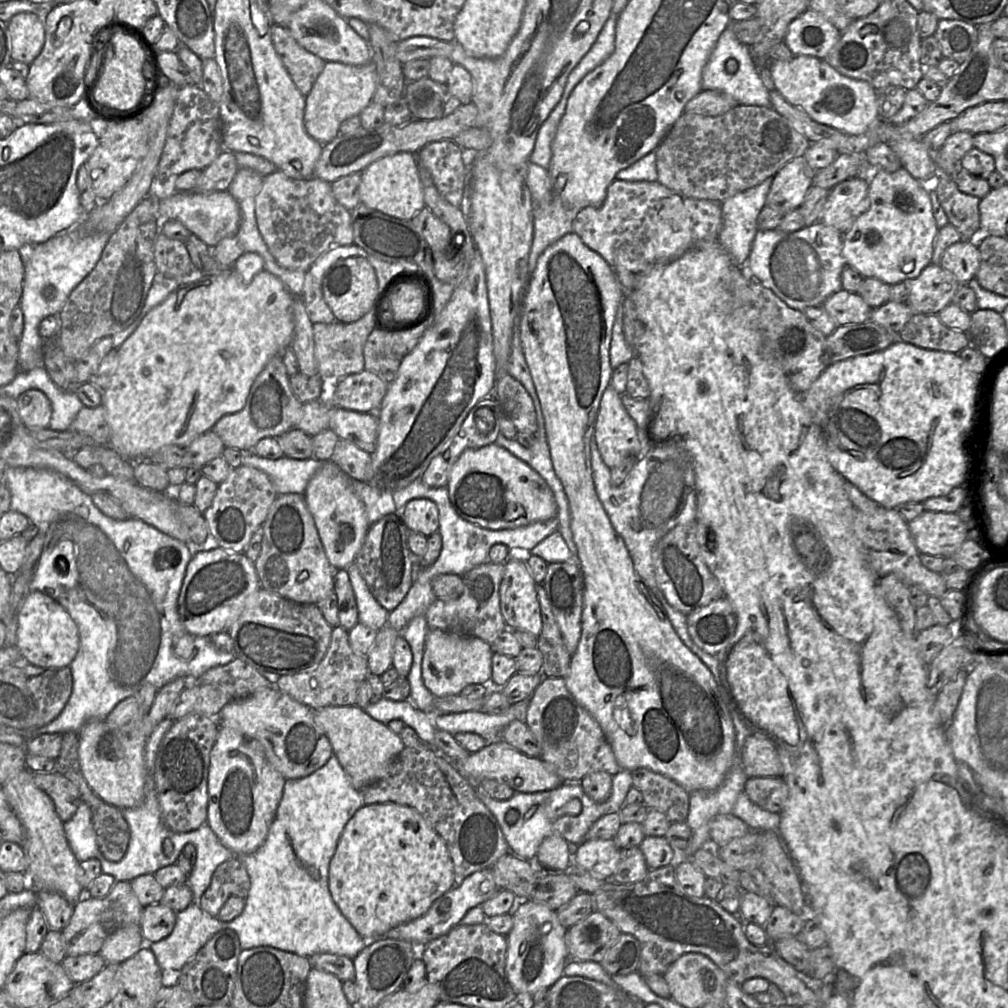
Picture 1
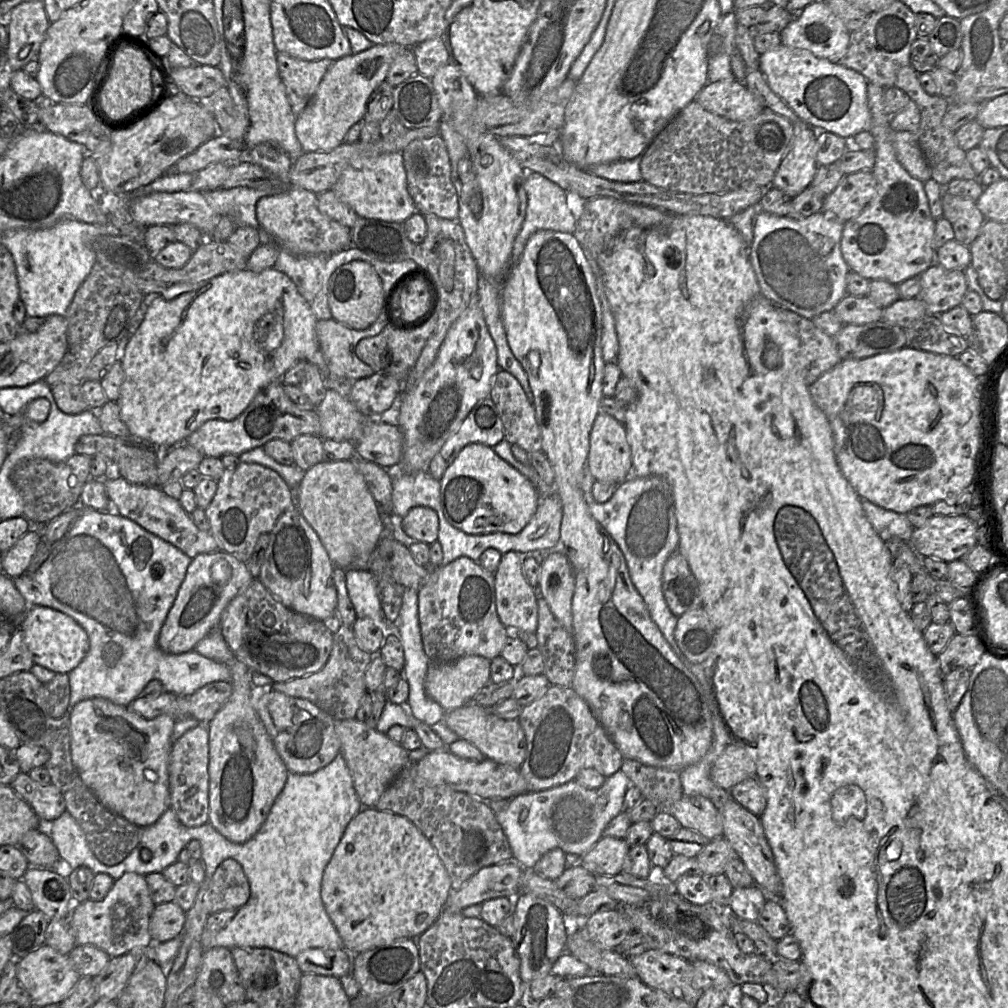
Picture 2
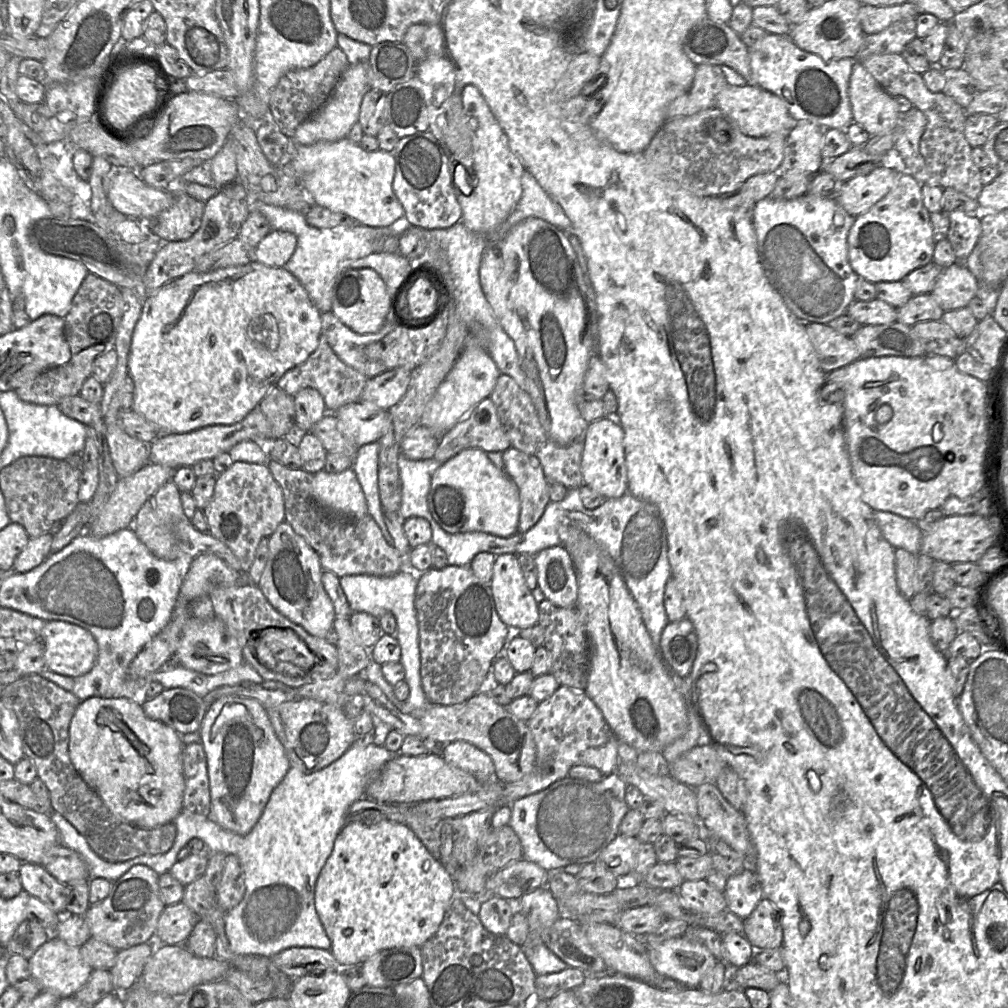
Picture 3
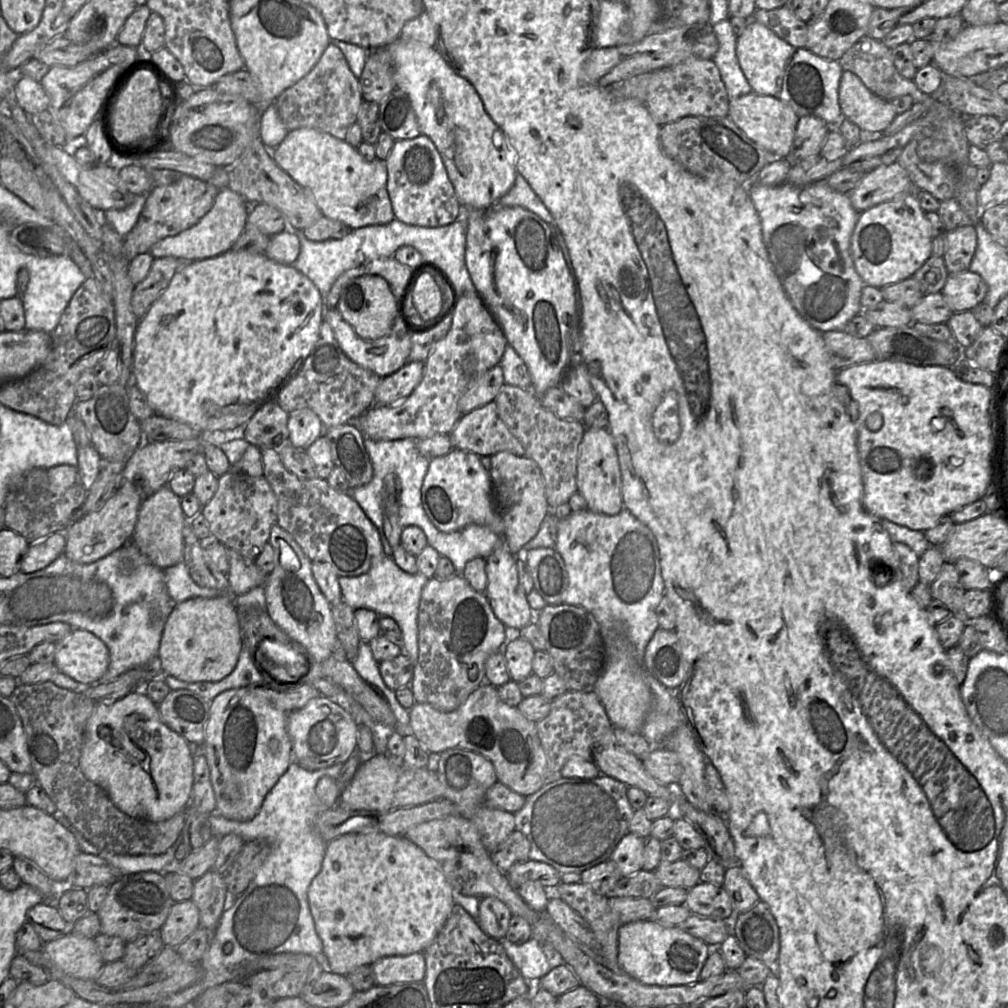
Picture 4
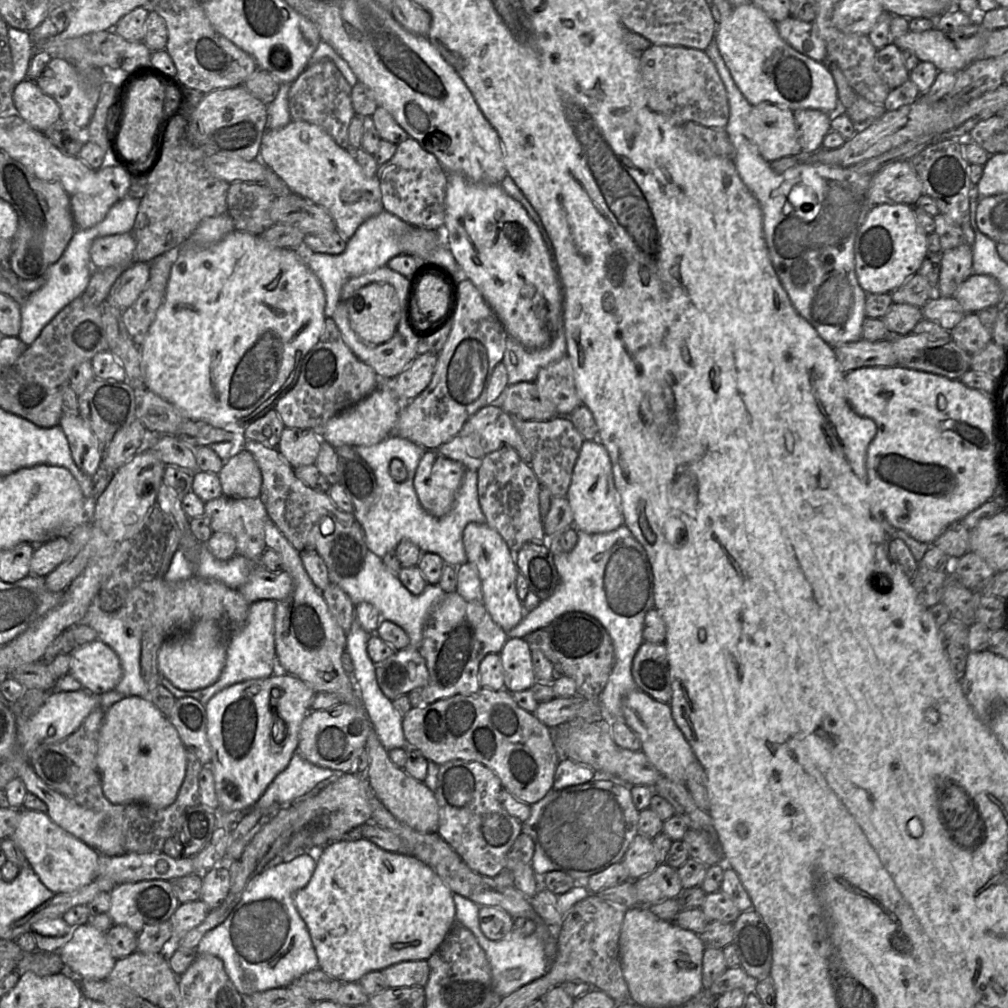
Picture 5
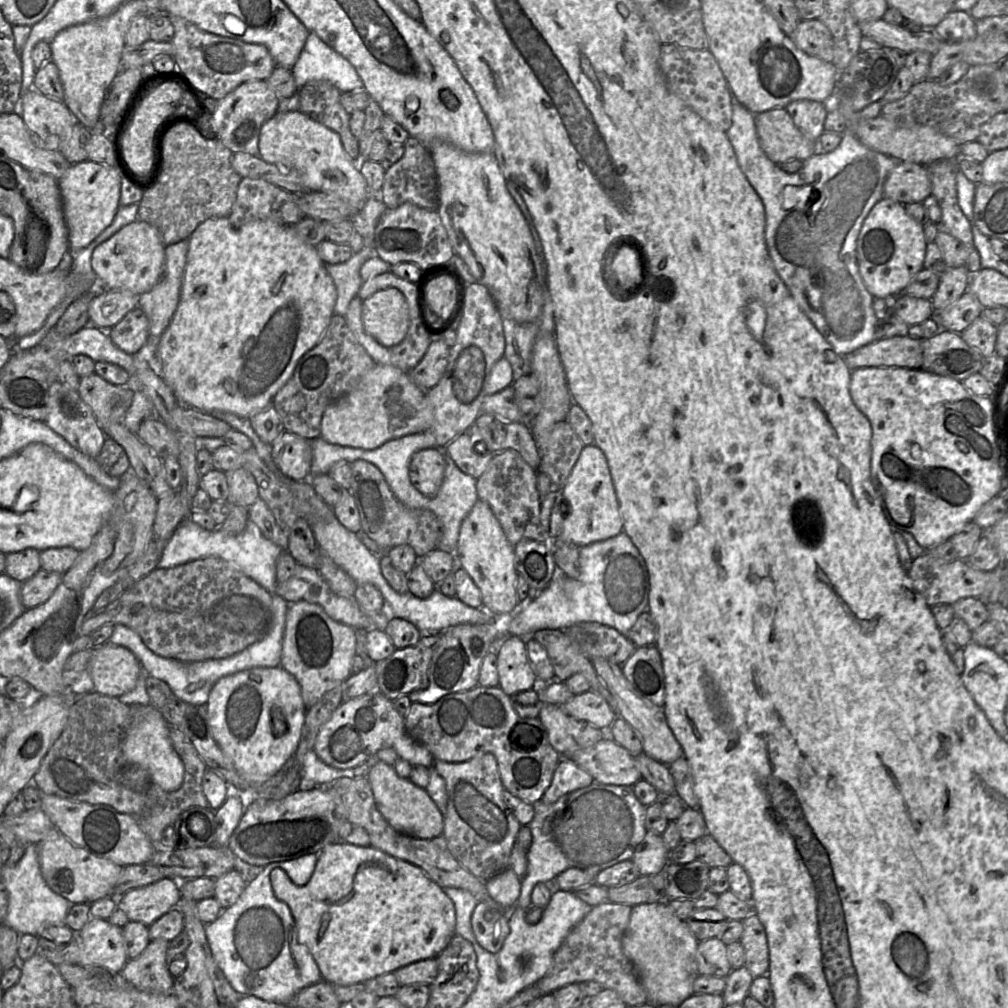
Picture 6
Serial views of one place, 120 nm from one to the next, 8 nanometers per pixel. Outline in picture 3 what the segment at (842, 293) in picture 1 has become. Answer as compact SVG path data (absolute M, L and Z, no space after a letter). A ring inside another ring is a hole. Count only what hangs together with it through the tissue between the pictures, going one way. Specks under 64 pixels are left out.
M878 298L869 301L856 299L846 313L861 325L884 325L897 321L897 308Z

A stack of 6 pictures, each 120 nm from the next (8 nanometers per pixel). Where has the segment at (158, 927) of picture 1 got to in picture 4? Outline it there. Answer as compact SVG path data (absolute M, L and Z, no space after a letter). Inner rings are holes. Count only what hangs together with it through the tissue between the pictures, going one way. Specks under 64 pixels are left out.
M189 899L172 905L160 935L165 946L177 948L200 926L199 910Z

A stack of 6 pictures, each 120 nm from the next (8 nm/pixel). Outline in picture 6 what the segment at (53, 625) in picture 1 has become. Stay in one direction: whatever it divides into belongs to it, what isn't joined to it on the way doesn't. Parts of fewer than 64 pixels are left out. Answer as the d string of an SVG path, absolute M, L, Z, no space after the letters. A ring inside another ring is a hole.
M106 642L92 647L92 657L87 671L94 682L95 692L119 698L136 687L142 667L137 657L129 649Z

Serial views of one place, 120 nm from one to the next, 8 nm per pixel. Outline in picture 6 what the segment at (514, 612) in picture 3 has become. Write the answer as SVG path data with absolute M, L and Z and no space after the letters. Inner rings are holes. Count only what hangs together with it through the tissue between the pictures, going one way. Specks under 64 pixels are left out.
M481 499L477 500L461 524L454 555L457 564L469 574L479 588L484 609L496 616L511 615L519 604L514 546L508 541L489 505Z

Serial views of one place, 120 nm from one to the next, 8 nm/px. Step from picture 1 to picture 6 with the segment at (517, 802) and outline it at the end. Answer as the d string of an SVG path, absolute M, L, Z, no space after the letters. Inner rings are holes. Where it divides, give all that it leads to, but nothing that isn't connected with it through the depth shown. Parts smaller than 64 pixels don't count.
M593 781L589 786L575 790L560 797L552 804L532 804L535 815L528 824L532 834L532 843L526 852L527 872L521 879L521 892L517 904L529 908L531 892L537 883L553 883L556 877L568 868L579 868L598 874L619 862L631 860L636 847L643 840L646 808L634 794L633 786L608 785Z

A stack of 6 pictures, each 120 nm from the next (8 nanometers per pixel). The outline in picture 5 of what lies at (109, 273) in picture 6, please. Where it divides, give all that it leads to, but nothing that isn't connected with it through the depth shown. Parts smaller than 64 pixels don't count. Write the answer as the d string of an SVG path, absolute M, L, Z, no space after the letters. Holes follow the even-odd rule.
M122 233L96 238L90 249L90 257L94 269L106 268L113 265L130 265L133 262L133 253L136 242L132 233Z

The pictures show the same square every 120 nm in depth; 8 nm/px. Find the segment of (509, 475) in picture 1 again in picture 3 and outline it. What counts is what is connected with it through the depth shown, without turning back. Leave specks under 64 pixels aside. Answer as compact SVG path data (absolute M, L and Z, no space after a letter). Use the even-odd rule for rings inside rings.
M478 448L464 449L448 461L434 466L427 502L434 520L450 534L481 531L499 537L509 537L518 530L519 489L504 470L496 467L487 454Z

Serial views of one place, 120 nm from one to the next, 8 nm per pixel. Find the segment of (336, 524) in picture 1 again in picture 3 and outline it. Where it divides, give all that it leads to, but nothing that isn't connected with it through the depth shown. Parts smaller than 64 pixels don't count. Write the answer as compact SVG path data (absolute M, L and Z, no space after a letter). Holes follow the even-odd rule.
M352 467L341 473L328 473L323 469L313 475L314 496L325 509L347 519L358 519L369 515L364 492Z

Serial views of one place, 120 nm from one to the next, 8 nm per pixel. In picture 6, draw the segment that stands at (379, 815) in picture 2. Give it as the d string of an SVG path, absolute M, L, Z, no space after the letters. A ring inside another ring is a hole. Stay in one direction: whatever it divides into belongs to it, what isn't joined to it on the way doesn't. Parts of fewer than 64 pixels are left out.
M336 841L318 853L318 861L307 884L295 885L279 868L272 871L270 881L275 896L291 910L299 943L307 946L320 969L322 980L330 984L365 983L413 962L436 958L455 934L455 906L444 889L418 866L372 846Z

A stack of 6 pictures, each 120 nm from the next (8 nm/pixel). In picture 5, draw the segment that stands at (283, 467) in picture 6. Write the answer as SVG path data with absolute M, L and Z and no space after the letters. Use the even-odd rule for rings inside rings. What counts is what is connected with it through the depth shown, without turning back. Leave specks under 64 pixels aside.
M284 427L277 450L293 468L315 464L321 439L311 430Z

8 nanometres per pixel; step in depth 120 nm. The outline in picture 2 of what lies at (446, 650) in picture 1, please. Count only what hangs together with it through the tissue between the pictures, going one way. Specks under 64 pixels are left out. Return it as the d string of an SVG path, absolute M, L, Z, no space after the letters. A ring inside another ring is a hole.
M468 655L447 664L430 663L425 677L426 694L445 711L459 708L472 700L490 679L491 661Z

